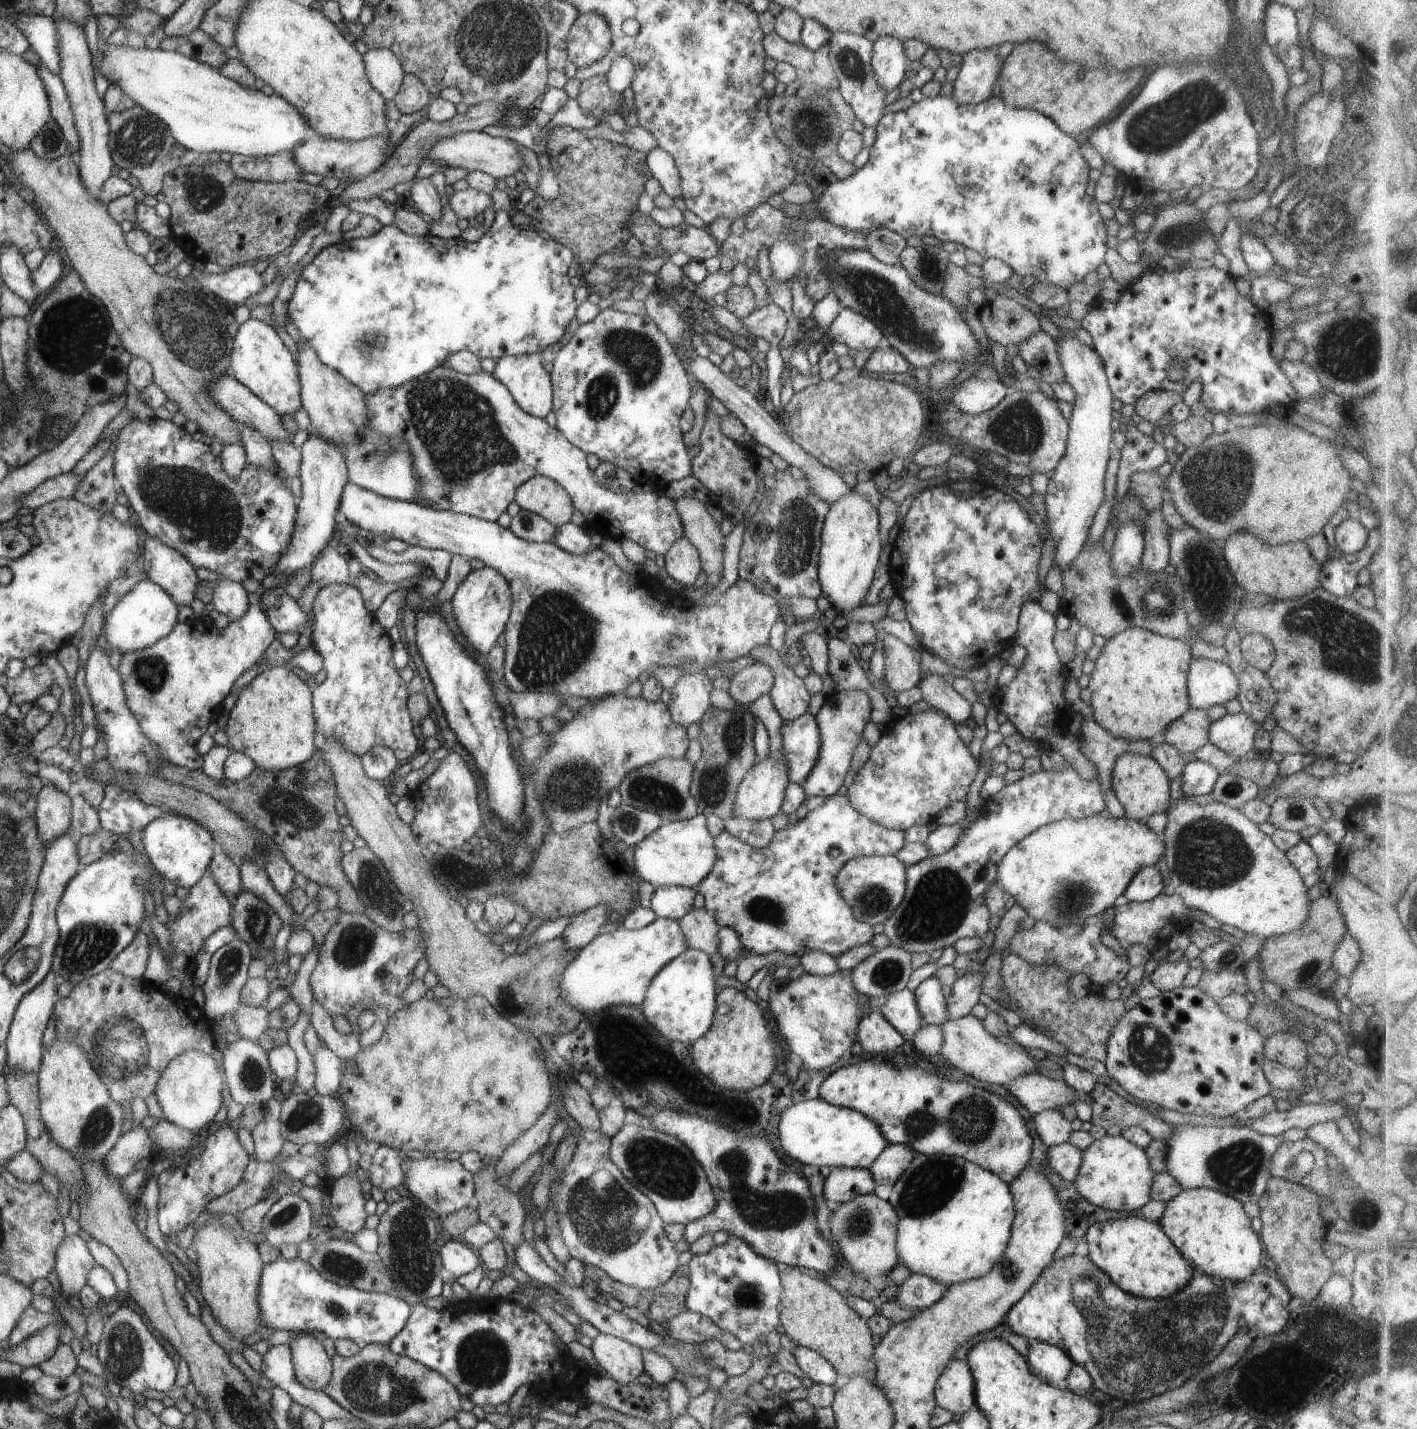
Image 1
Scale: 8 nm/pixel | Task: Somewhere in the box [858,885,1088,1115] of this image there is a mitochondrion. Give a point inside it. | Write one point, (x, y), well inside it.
(886, 974)

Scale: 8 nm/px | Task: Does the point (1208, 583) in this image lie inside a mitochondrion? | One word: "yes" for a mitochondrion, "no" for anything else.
yes

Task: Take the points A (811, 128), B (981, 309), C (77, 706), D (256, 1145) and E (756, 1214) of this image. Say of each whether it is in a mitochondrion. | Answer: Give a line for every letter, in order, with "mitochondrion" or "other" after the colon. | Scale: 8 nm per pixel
A: mitochondrion
B: other
C: other
D: other
E: mitochondrion

